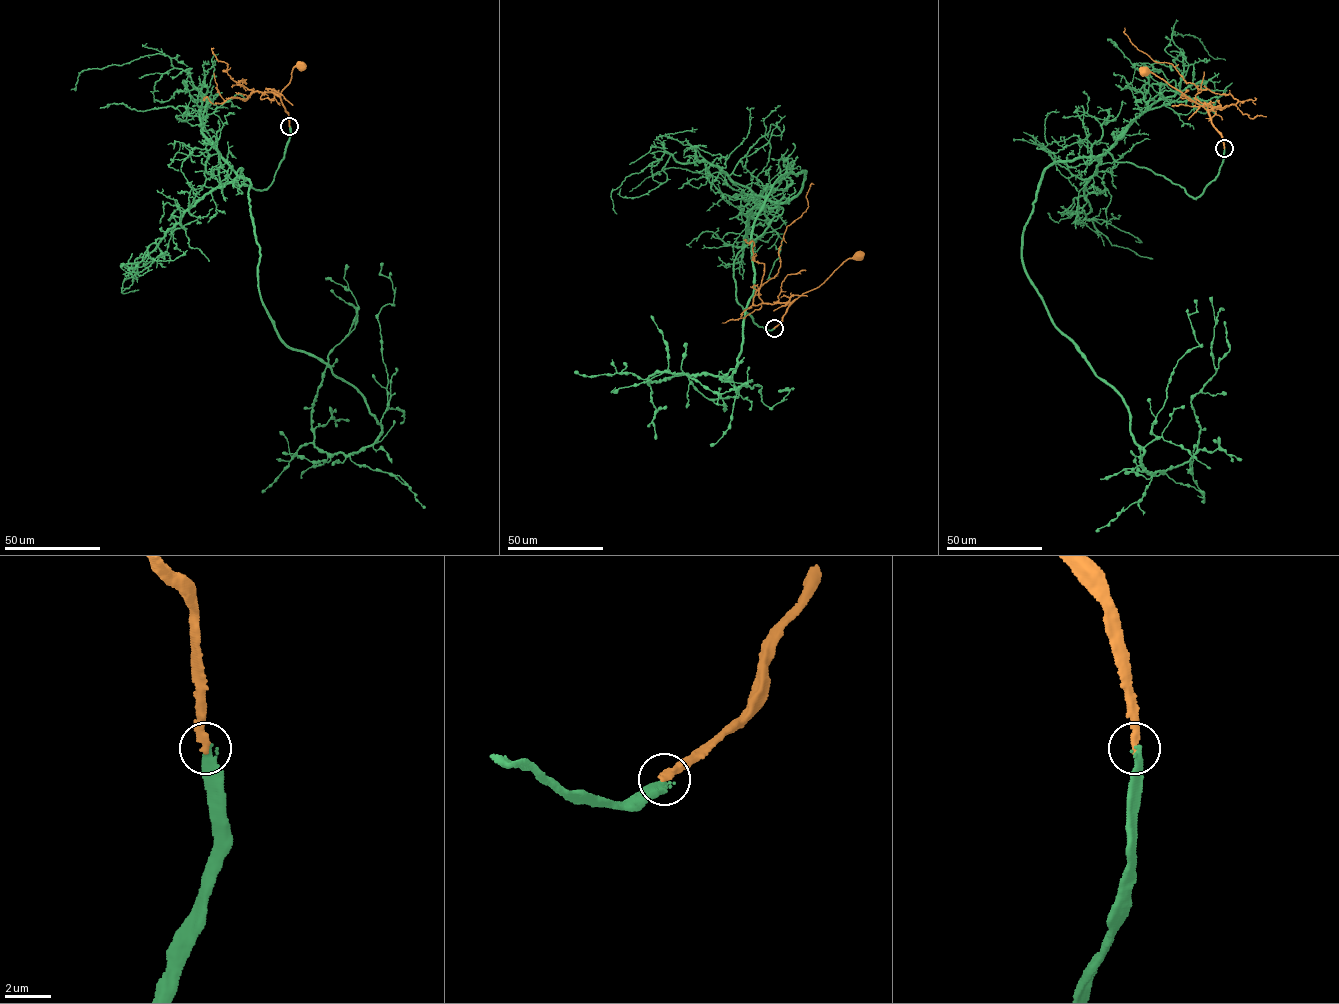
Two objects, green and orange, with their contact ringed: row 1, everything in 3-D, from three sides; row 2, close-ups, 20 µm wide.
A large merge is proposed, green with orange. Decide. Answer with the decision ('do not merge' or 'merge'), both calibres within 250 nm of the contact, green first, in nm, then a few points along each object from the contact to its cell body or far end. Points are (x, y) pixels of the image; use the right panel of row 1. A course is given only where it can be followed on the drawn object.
do not merge | 320/320 nm | green via (1224, 148), (1196, 198), (1105, 150), (1053, 163), (1023, 233), (1026, 273), (1154, 474), (1196, 451), (1209, 297) | orange via (1224, 148), (1222, 136), (1207, 110), (1151, 72), (1144, 71)

